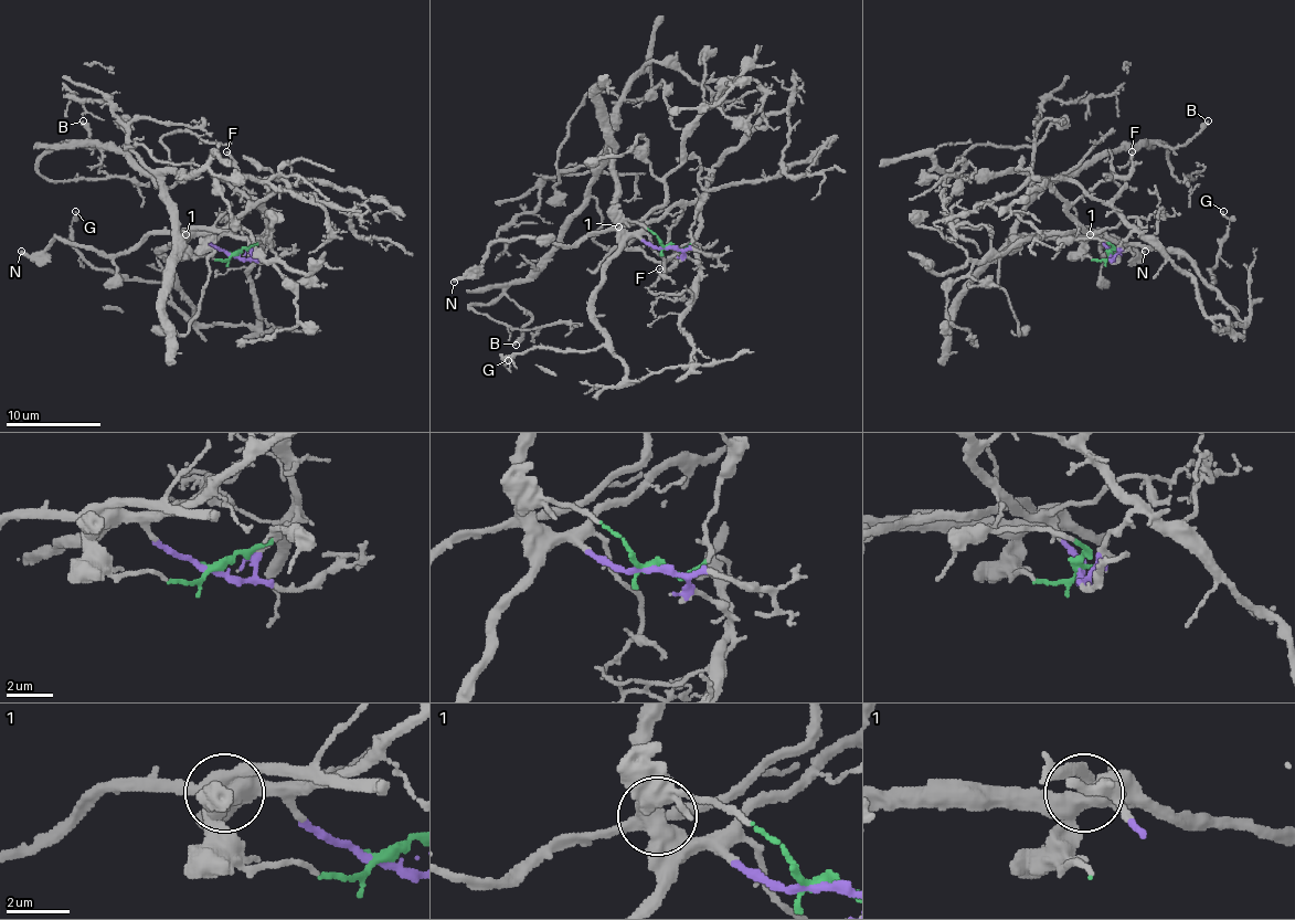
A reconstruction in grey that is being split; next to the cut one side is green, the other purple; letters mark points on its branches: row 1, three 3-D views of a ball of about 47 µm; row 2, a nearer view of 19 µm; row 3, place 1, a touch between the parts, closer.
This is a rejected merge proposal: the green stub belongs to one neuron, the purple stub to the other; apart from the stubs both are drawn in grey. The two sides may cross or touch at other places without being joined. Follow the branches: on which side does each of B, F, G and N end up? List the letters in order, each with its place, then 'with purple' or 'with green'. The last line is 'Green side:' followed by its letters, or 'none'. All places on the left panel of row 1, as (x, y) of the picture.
B: (83, 120) | with purple
F: (226, 151) | with purple
G: (75, 211) | with purple
N: (21, 251) | with green
Green side: N

